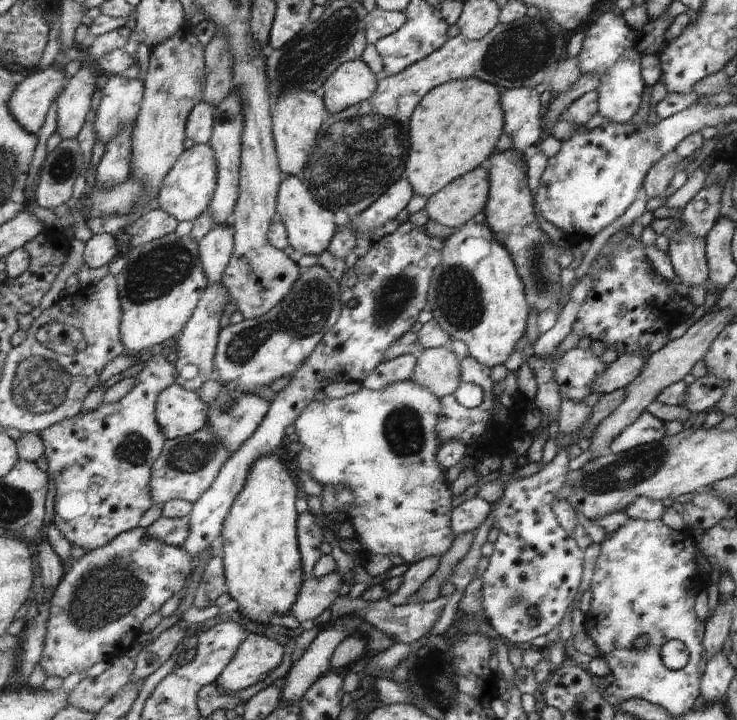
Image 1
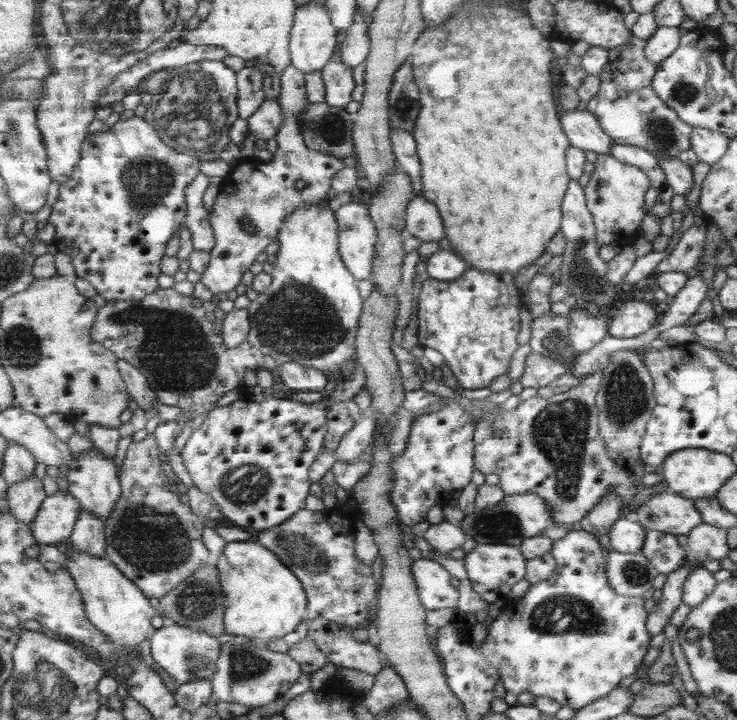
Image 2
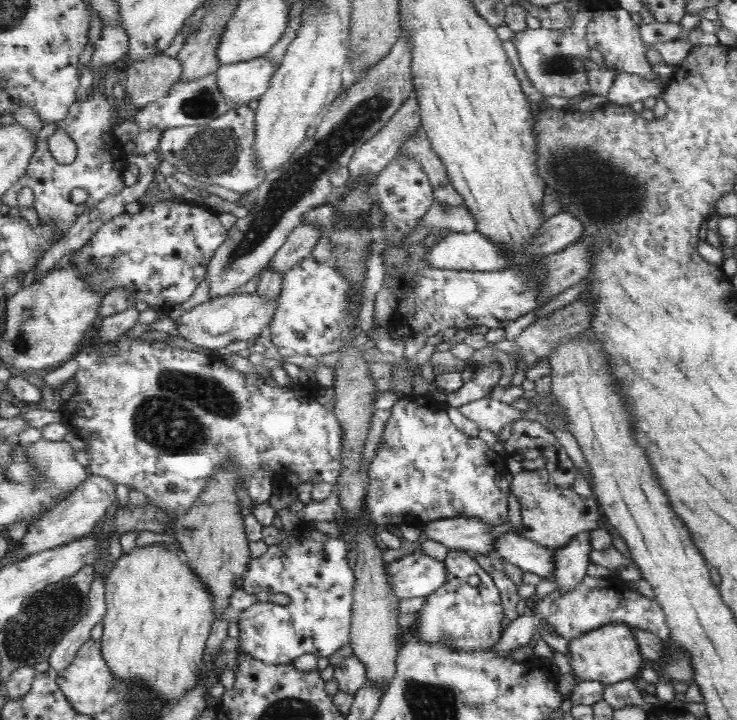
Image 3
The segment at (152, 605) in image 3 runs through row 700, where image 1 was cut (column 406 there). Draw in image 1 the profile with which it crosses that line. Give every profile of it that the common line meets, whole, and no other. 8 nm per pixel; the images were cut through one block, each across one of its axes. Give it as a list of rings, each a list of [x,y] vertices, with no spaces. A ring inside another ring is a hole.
[[[483,80],[452,81],[435,88],[421,100],[412,117],[412,144],[410,145],[405,179],[413,186],[413,192],[429,198],[444,190],[449,184],[486,165],[494,154],[497,142],[505,129],[504,109],[501,106],[501,90]]]

